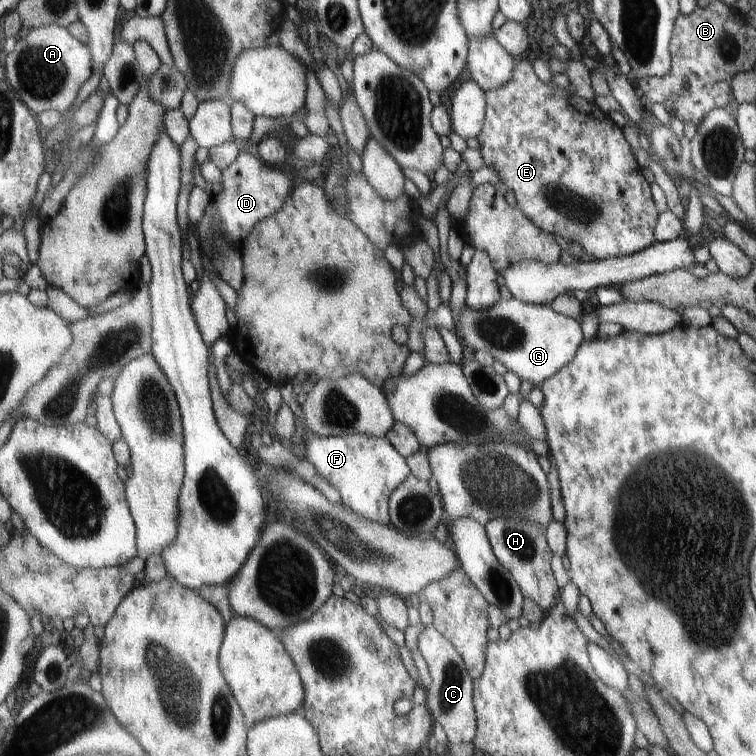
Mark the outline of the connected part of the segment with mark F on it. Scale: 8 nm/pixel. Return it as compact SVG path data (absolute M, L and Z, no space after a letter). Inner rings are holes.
M308 430L304 437L306 458L336 488L341 502L369 520L390 525L390 498L412 474L407 459L385 437L355 433L342 437L324 437Z

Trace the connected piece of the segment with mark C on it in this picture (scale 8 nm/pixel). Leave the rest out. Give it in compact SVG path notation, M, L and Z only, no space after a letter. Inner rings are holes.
M433 624L425 626L419 632L418 648L427 659L432 676L431 686L426 689L426 706L432 717L443 728L448 745L471 744L478 733L478 719L474 703L474 678L467 670L462 654L455 648L454 643L441 634Z

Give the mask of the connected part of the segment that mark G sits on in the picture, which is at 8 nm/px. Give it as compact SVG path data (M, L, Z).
M513 297L501 299L487 310L476 311L467 306L460 314L460 330L470 353L476 350L489 352L507 371L533 386L541 385L562 369L583 340L575 319L560 315L549 305L530 305Z

